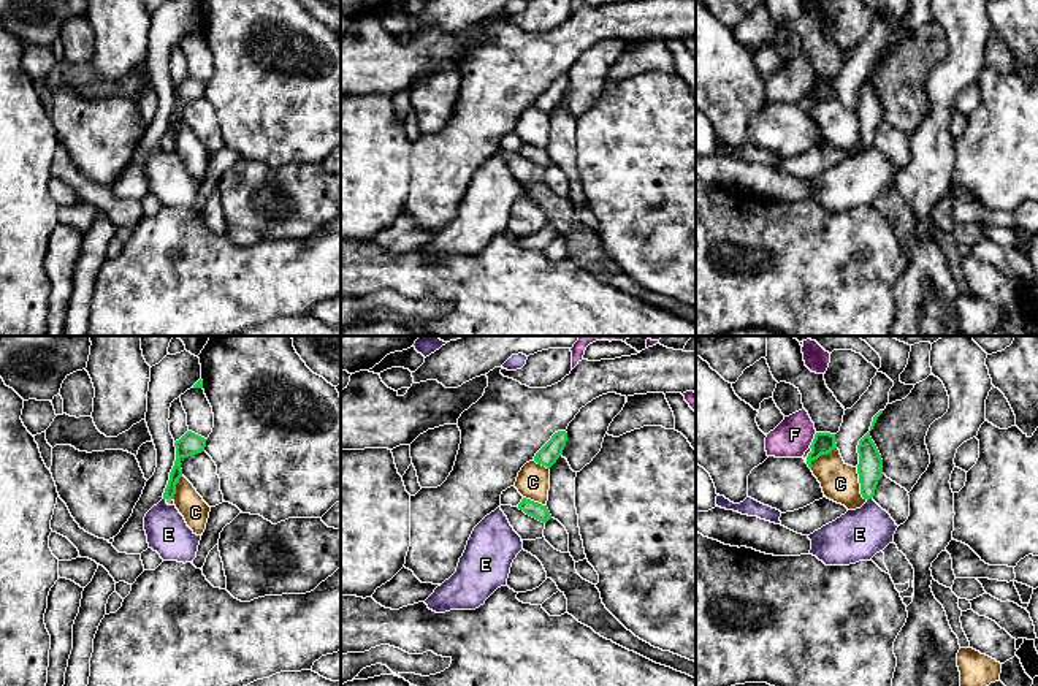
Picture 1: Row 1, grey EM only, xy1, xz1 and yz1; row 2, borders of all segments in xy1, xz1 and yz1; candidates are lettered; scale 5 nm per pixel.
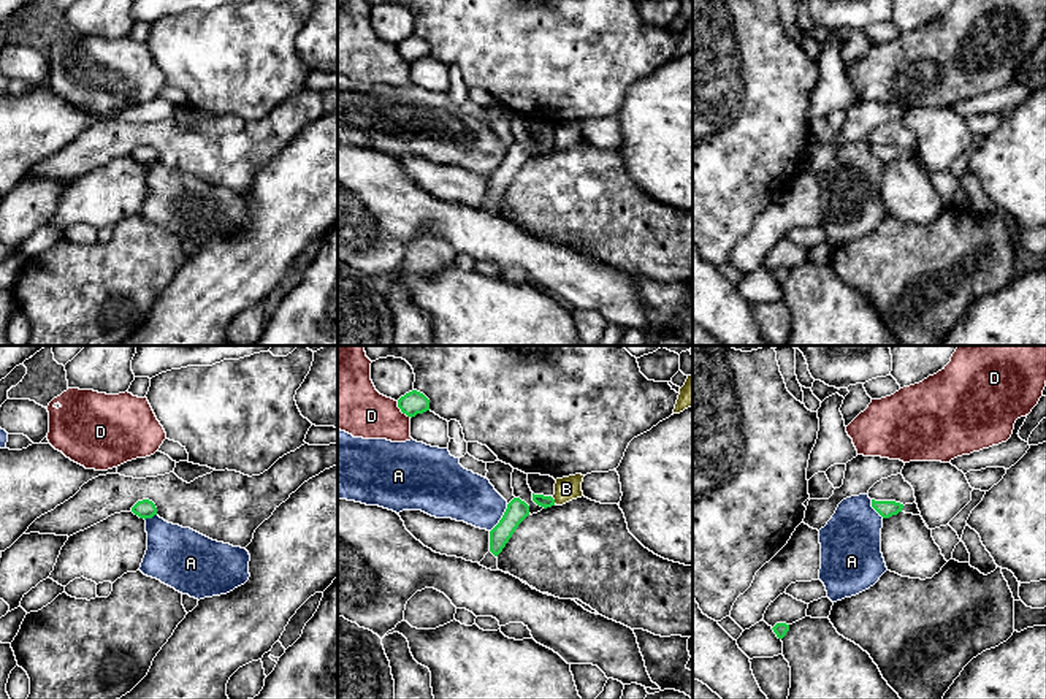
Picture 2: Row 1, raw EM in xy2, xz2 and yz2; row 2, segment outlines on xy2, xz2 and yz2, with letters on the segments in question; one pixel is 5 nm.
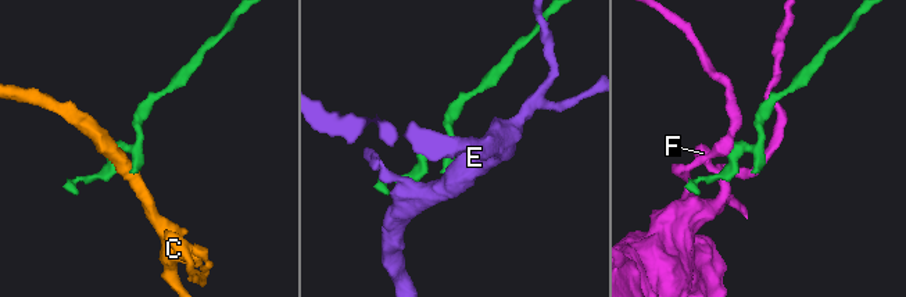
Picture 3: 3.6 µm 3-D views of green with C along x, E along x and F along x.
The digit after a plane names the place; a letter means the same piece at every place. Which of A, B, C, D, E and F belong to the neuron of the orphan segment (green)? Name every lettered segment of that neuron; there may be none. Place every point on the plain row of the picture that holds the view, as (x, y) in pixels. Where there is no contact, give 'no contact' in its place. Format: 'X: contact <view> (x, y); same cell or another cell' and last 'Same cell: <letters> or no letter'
A: contact xz2 (501, 164); another cell
B: contact xz2 (553, 146); another cell
C: contact yz1 (861, 130); another cell
D: contact xz2 (401, 56); another cell
E: contact yz1 (869, 143); another cell
F: contact yz1 (813, 86); another cell
Same cell: no letter

